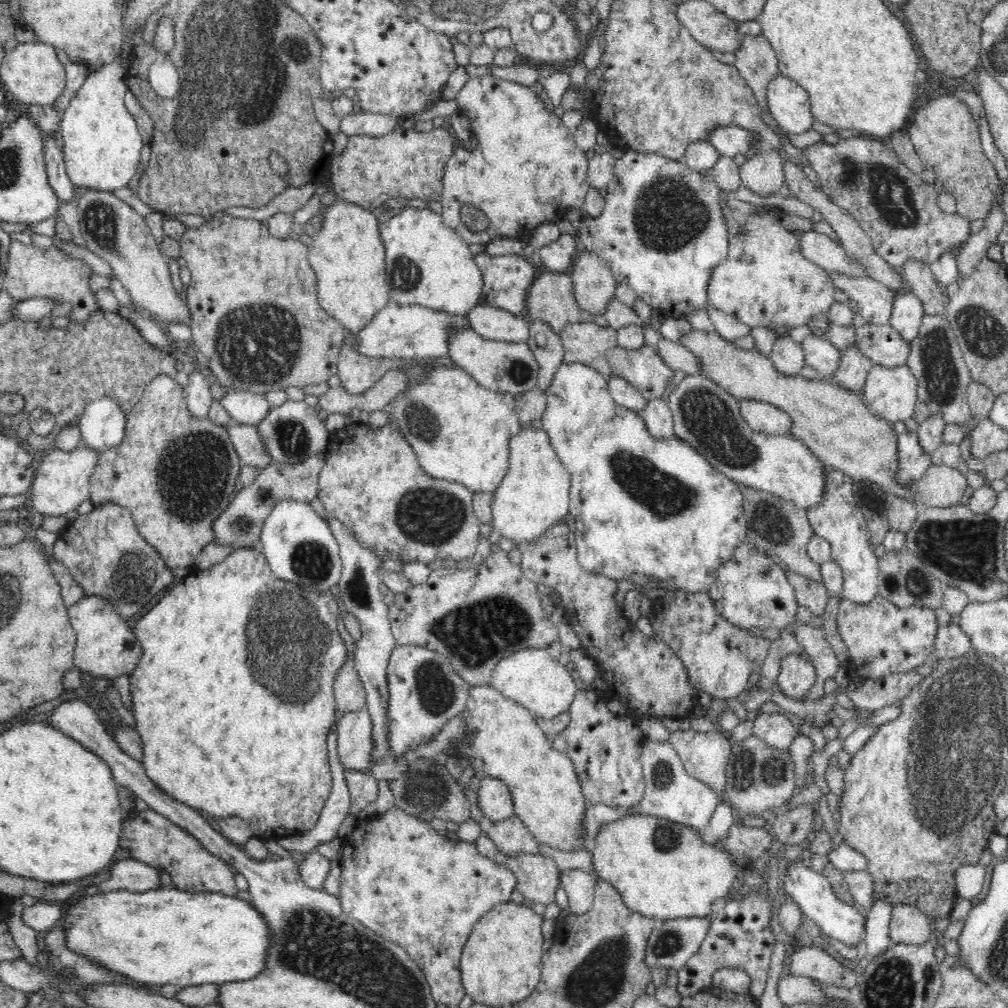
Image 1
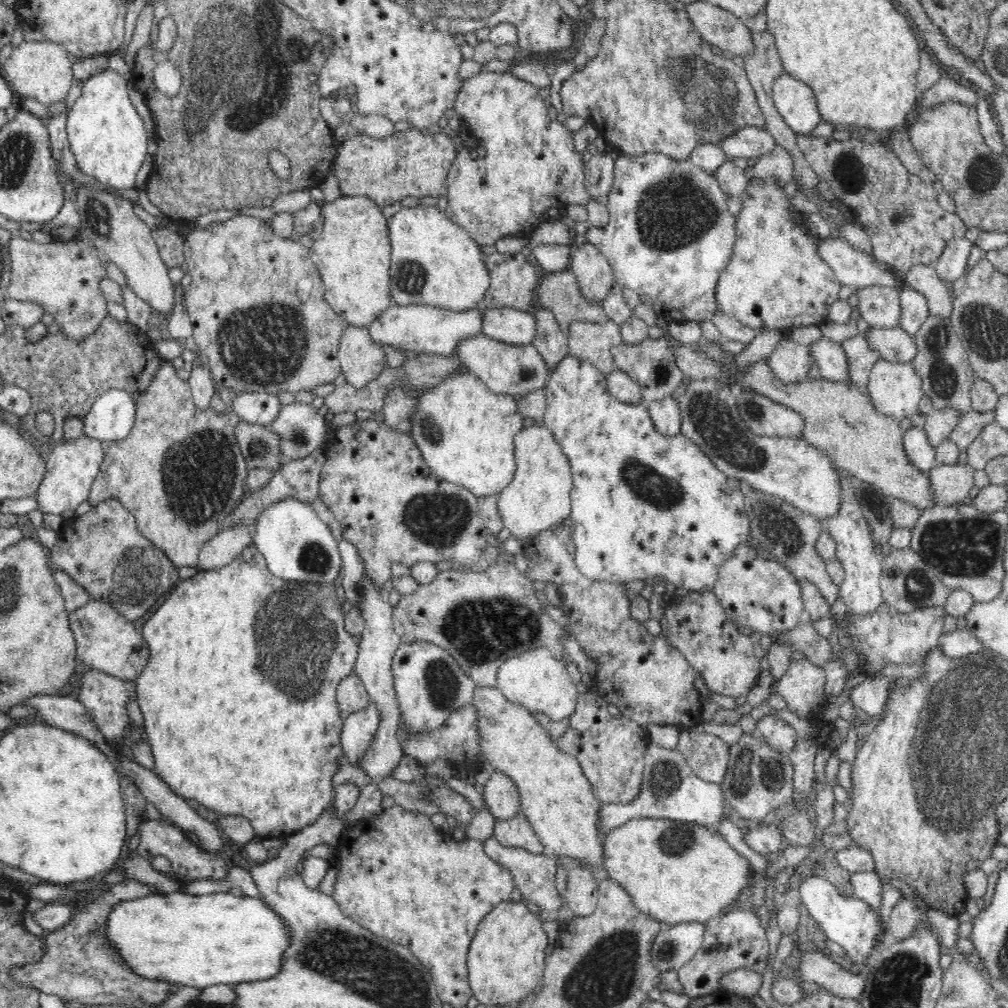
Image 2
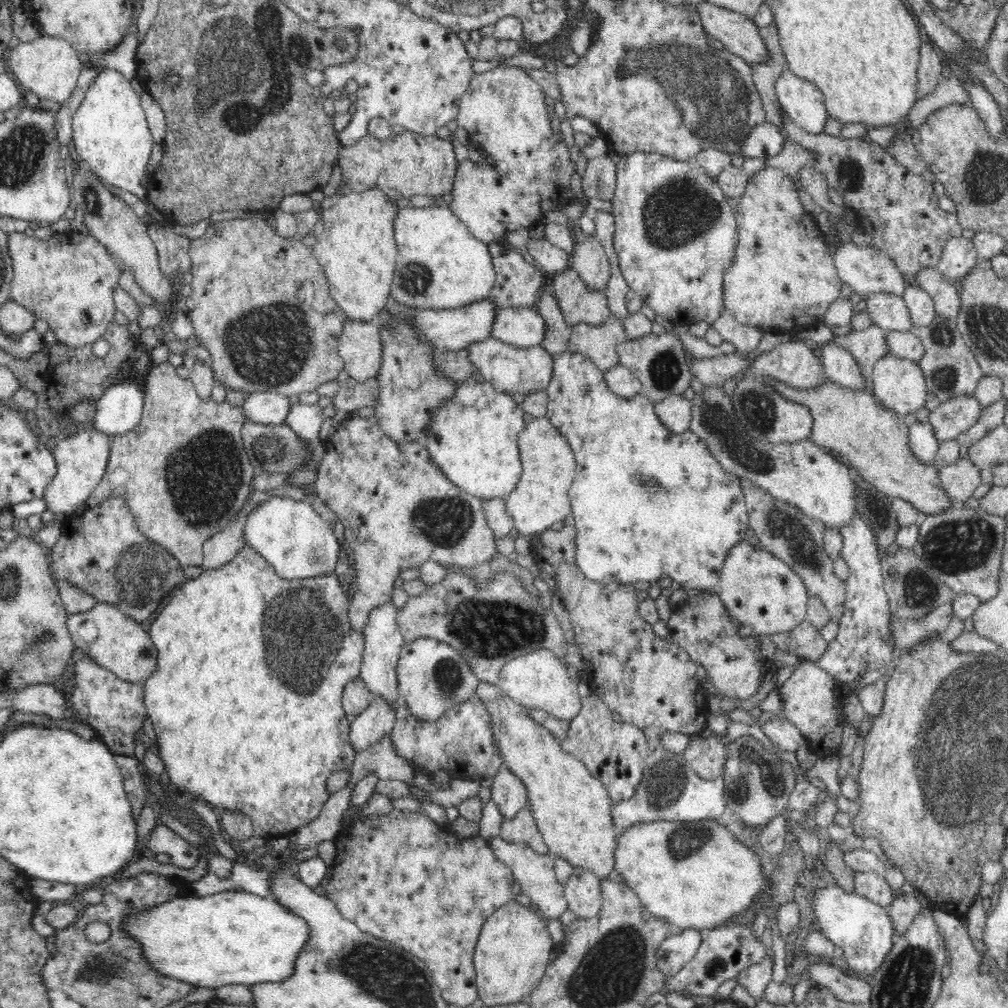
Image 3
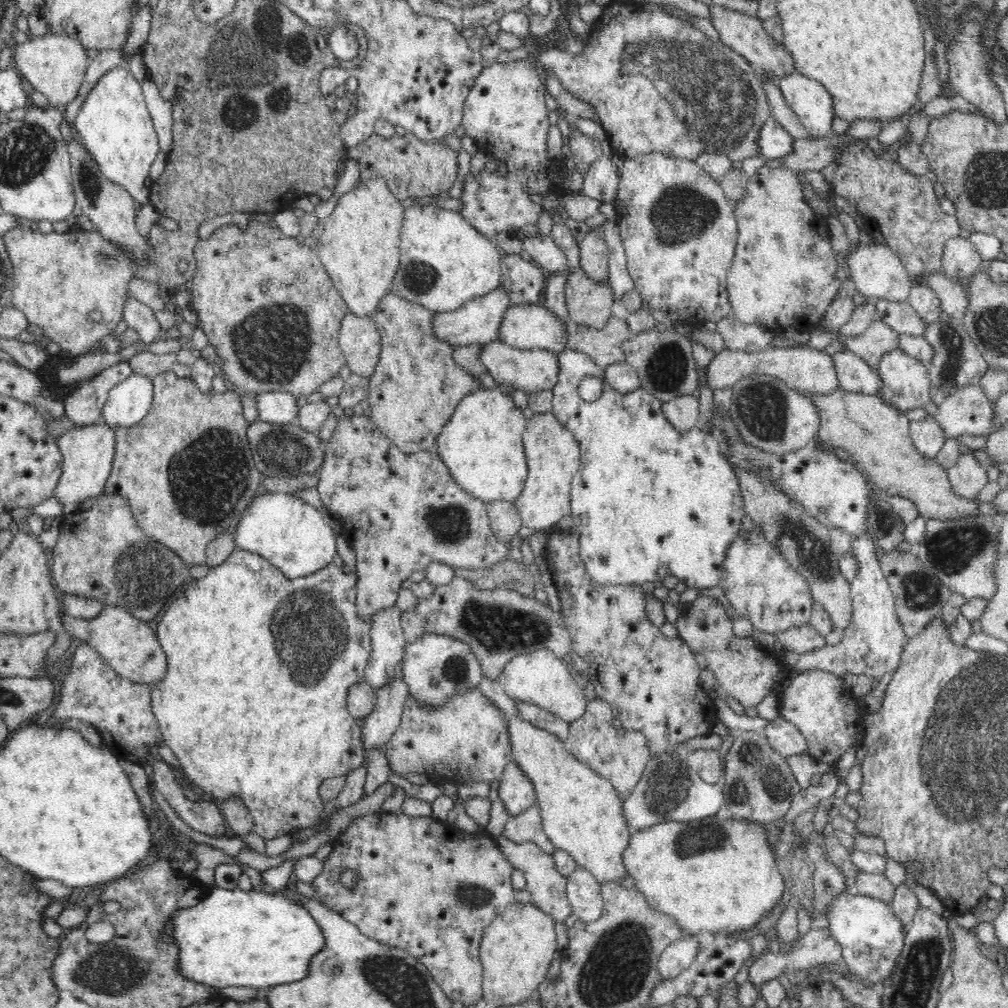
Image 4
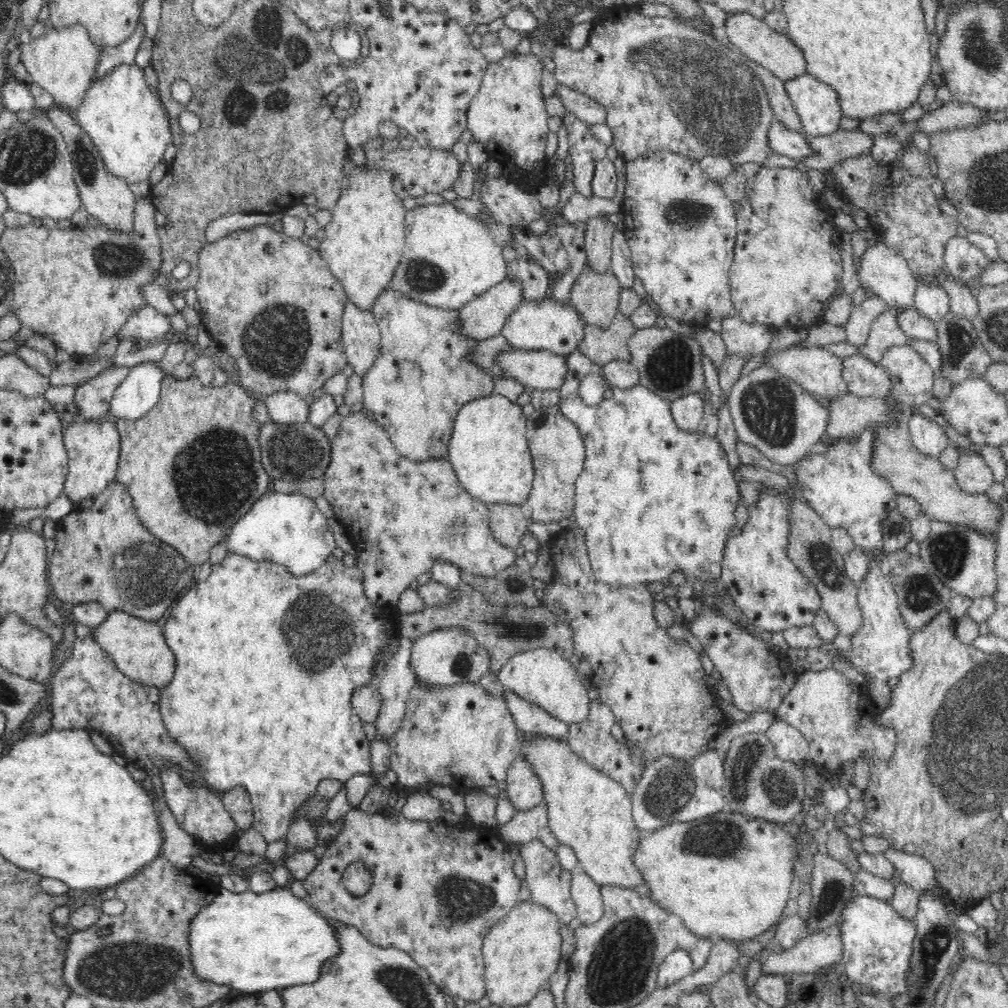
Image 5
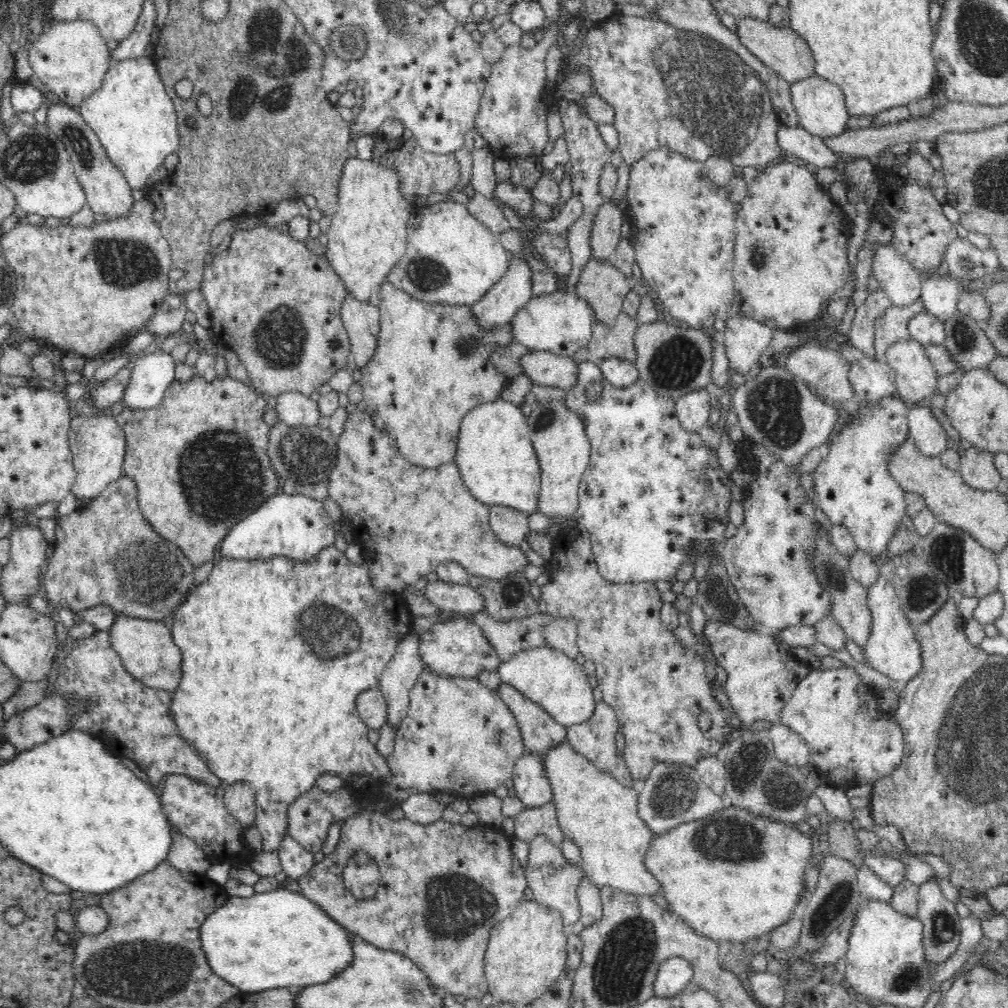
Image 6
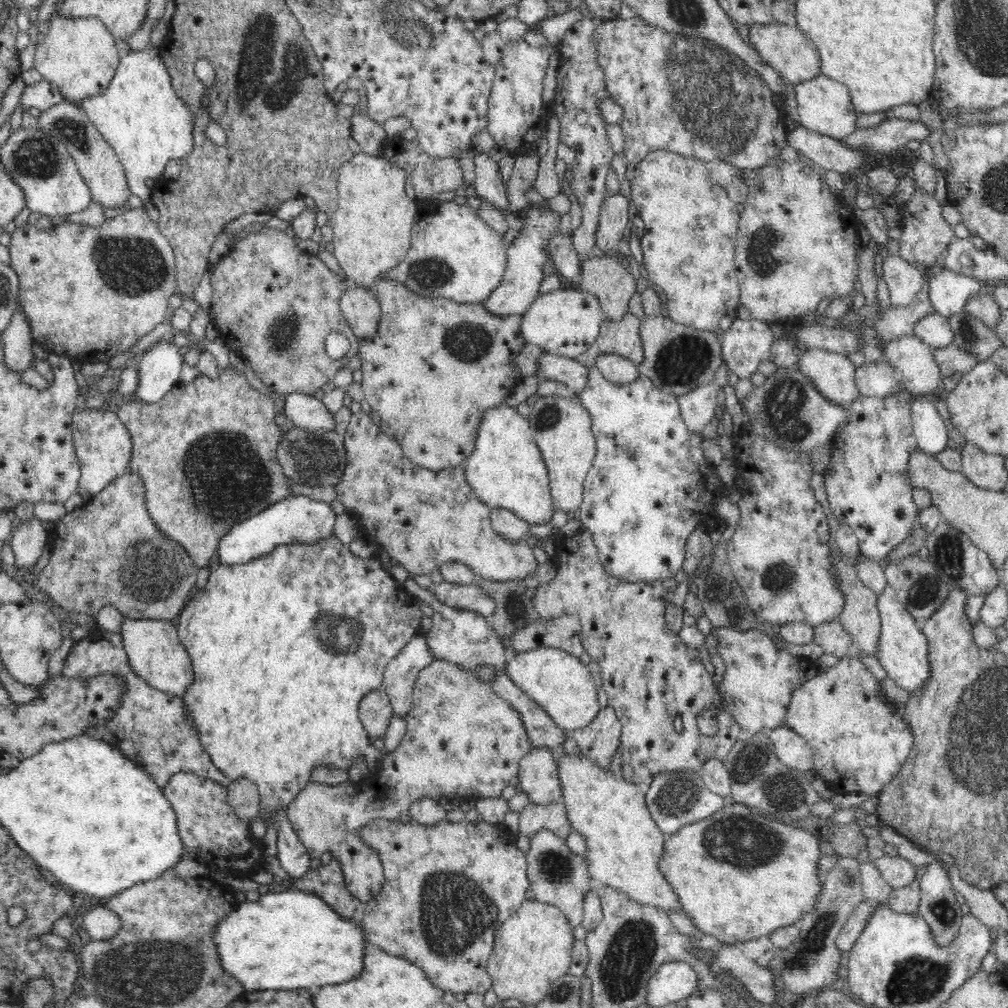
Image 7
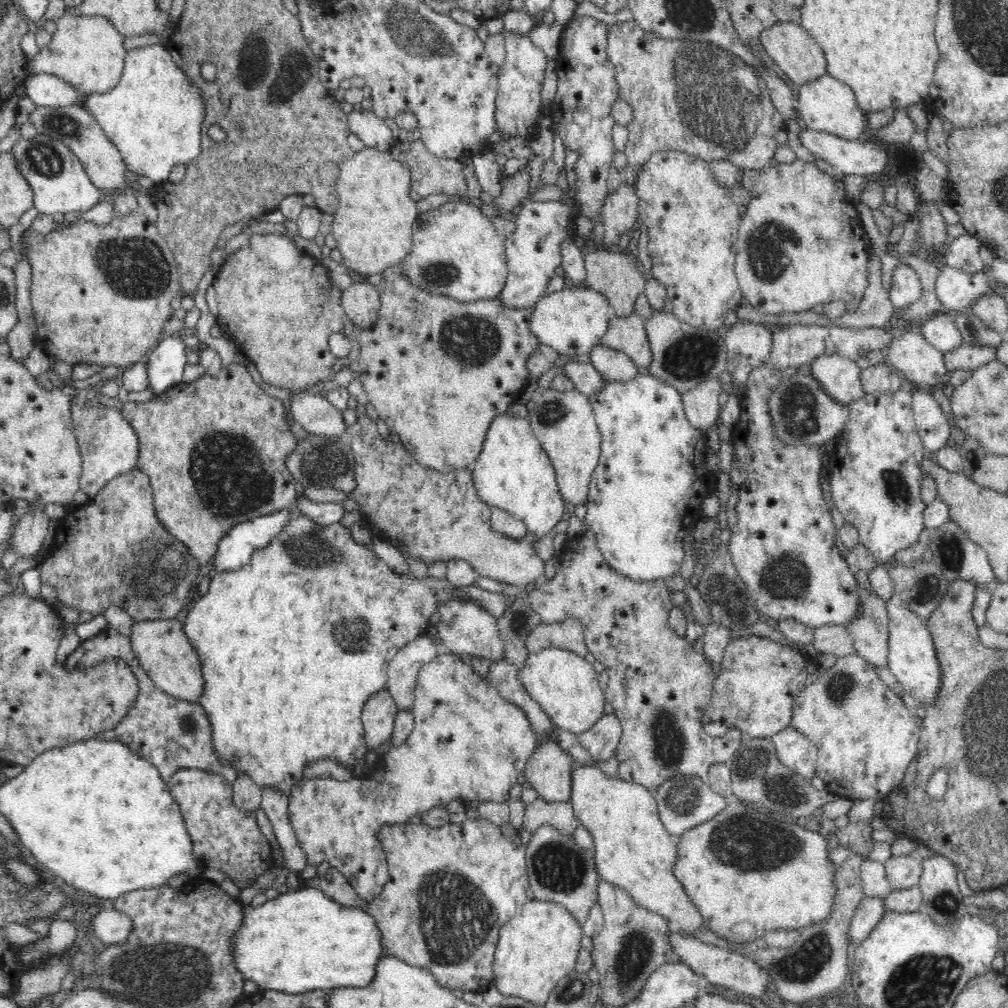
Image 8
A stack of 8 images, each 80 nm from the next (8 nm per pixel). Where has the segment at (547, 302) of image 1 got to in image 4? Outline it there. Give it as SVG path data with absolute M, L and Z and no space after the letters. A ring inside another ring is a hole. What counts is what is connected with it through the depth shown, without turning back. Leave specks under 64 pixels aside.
M580 268L568 274L566 307L578 325L601 328L612 317L614 291L608 280L594 281Z

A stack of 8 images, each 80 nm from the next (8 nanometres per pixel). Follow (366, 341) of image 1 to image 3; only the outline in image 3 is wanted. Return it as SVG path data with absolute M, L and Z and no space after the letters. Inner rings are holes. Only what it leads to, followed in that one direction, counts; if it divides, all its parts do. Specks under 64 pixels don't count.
M488 297L459 309L426 310L416 307L412 327L420 335L420 339L432 343L432 347L440 351L456 352L468 348L472 342L490 338L490 330L492 330L497 309L494 301L490 301Z

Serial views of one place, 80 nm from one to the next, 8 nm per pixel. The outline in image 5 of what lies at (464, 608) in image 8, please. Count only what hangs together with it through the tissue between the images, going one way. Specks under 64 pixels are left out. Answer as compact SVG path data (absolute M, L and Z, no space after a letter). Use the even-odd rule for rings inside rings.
M448 628L448 629L438 629L424 635L420 635L418 638L415 638L412 644L412 654L410 654L410 663L412 663L412 669L416 673L417 683L418 684L427 684L427 686L454 686L454 684L476 684L479 683L480 677L483 674L486 674L488 668L490 668L490 658L488 651L484 647L478 646L478 640L468 636L468 633L472 632L463 632L458 628Z

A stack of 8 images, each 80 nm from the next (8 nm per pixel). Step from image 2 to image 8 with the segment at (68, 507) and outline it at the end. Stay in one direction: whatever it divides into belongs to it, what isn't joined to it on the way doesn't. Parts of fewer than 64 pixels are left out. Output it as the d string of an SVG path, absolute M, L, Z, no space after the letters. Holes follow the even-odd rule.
M106 402L106 414L100 418L98 424L94 422L88 430L78 426L78 430L74 432L80 434L77 443L83 461L79 488L90 498L104 488L108 481L137 466L139 439L135 428L127 422L127 419L119 412L119 408Z

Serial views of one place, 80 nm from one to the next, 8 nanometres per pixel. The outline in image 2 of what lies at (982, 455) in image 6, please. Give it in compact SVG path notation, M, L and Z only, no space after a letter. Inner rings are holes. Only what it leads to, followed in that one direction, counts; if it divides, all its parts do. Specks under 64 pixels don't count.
M938 465L928 472L934 504L962 503L975 487L974 470L968 465Z

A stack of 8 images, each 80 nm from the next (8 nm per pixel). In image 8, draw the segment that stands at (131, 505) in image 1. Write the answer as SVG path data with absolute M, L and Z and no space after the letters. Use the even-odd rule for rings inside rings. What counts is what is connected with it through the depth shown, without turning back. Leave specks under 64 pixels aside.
M238 361L234 362L228 368L223 368L219 376L213 377L204 374L202 377L190 383L180 382L150 399L149 402L135 402L134 404L125 404L119 408L119 412L127 419L127 422L135 428L139 439L139 454L136 468L144 472L150 478L152 485L152 495L154 495L154 509L156 517L162 522L162 525L168 529L169 534L176 536L180 542L188 548L192 556L201 565L206 565L212 556L216 554L220 540L227 534L228 530L253 518L264 516L289 508L290 504L296 502L296 481L286 467L286 456L294 454L296 442L294 434L290 430L290 424L287 422L288 407L280 399L268 395L252 379L252 373Z

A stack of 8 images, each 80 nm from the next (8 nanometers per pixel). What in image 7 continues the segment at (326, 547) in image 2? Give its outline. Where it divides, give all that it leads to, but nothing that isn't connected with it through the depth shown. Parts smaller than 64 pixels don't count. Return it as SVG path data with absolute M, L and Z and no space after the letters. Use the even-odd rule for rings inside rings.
M291 495L272 506L266 506L262 512L232 526L220 540L217 550L219 564L234 566L246 564L253 558L274 552L276 546L292 546L295 542L303 546L318 544L324 538L330 538L334 533L336 513L330 503L312 500L304 495Z

